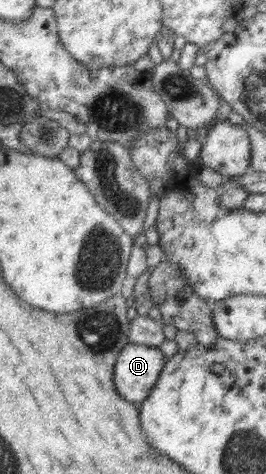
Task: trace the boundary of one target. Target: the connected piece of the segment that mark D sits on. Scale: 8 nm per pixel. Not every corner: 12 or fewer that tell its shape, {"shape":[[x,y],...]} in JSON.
{"shape":[[128,343],[114,386],[140,405],[167,360],[154,346]]}

